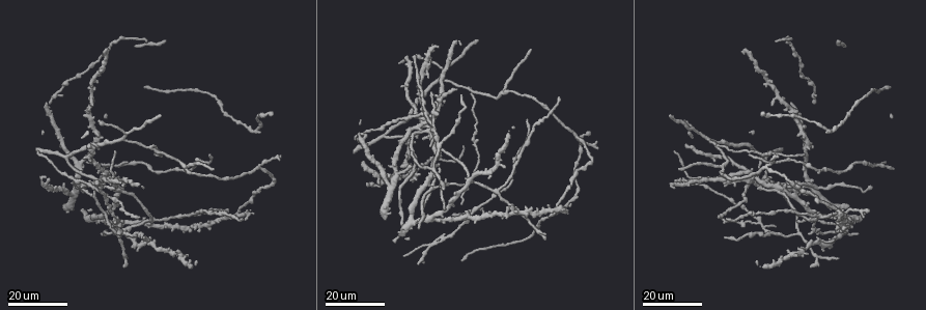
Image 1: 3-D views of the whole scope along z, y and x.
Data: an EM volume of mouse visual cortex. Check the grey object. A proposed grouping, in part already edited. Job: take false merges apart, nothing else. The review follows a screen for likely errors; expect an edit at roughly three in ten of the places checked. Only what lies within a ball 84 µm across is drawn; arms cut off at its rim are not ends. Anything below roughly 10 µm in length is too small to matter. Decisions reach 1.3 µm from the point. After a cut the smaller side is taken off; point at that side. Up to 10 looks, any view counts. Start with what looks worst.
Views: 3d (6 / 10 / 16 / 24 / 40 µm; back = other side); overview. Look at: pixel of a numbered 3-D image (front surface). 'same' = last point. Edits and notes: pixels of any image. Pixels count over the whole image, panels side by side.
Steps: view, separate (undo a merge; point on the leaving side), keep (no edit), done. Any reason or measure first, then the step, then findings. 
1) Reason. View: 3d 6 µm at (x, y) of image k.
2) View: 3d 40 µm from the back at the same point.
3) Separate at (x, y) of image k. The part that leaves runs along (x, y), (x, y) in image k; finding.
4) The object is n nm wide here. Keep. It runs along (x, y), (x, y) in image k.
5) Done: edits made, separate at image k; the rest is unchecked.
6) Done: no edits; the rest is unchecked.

View: 3d 24 µm at (717, 144) of image 1.

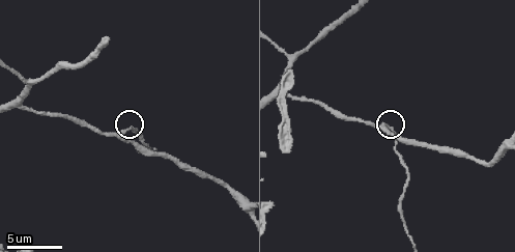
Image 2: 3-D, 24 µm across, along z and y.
View: 3d 6 µm at (384, 124) of image 2.

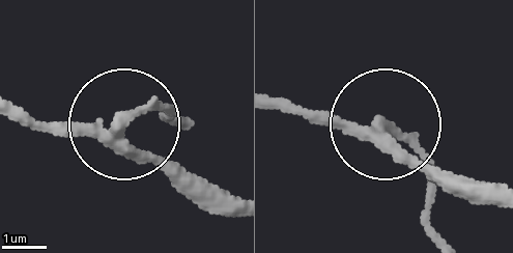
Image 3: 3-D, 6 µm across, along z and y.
3 arms meet here. Separate at (166, 113) of image 3. Two cells meet here.

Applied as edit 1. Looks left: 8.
A fork. View: 3d 16 µm at (419, 129) of image 1.

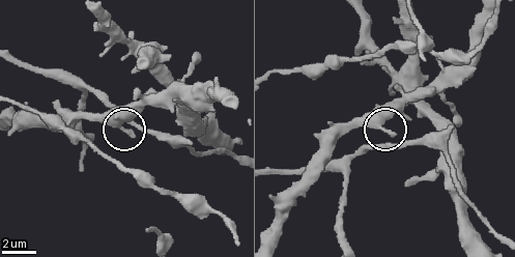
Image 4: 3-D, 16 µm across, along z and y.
Zoom in. View: 3d 10 µm at (131, 132) of image 4.

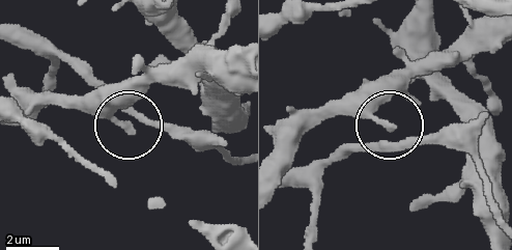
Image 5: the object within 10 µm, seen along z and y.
The side arm is 85 µm long. Keep. It runs along (17, 26), (57, 46), (129, 121), (189, 126) in image 5; all the same cell.

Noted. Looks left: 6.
Four-way junction. View: 3d 24 µm at (429, 66) of image 1.

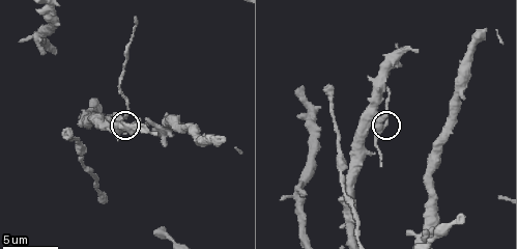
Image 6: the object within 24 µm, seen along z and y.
View: 3d 6 µm at (118, 120) of image 6.

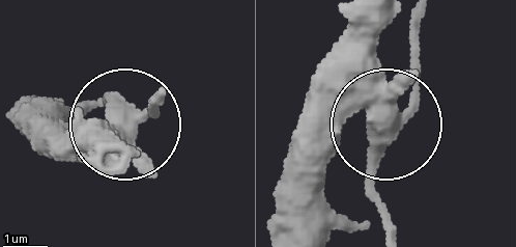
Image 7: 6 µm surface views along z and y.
4 arms meet here. Separate at (117, 99) of image 7. The part that leaves runs along (384, 107), (410, 97), (414, 18) in image 7; two cells meet here.

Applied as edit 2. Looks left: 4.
View: 3d 24 µm at (760, 221) of image 1.

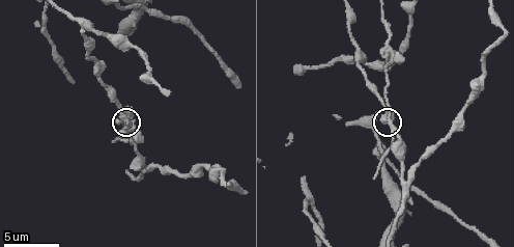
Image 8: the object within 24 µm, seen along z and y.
Zoom in. View: 3d 6 µm at (390, 121) of image 8.

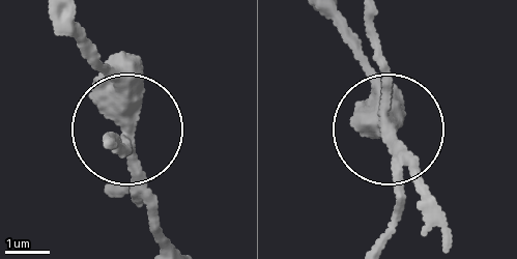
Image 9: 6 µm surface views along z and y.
The object is 390 nm wide here. Separate at (127, 151) of image 9. Two cells meet here.

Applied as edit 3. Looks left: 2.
View: overview.

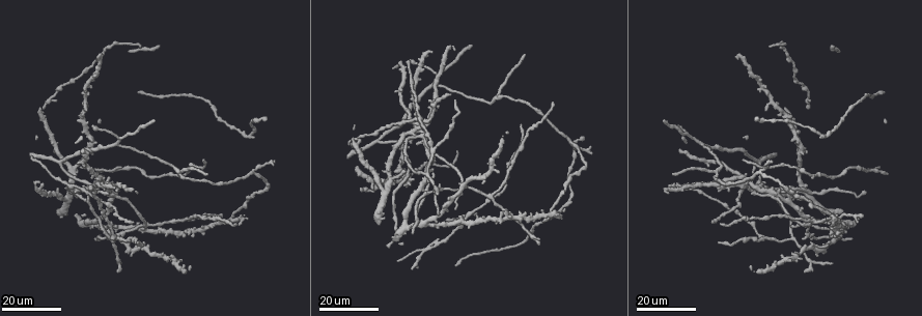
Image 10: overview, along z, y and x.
Three-way junction. View: 3d 10 µm at (310, 198) of image 8.

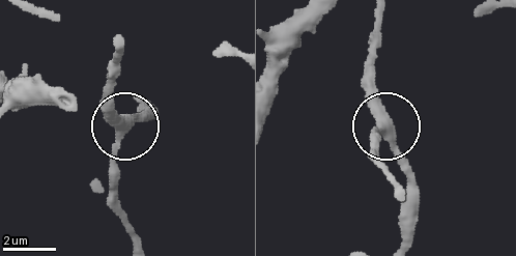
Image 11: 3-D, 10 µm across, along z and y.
The object is 340 nm wide here. Keep. It runs along (376, 15), (376, 102), (386, 125), (376, 139) in image 11; continuous, no second cell.

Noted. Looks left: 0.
Done: edits made, separate at image 3, separate at image 7, separate at image 9; the rest is unchecked.

